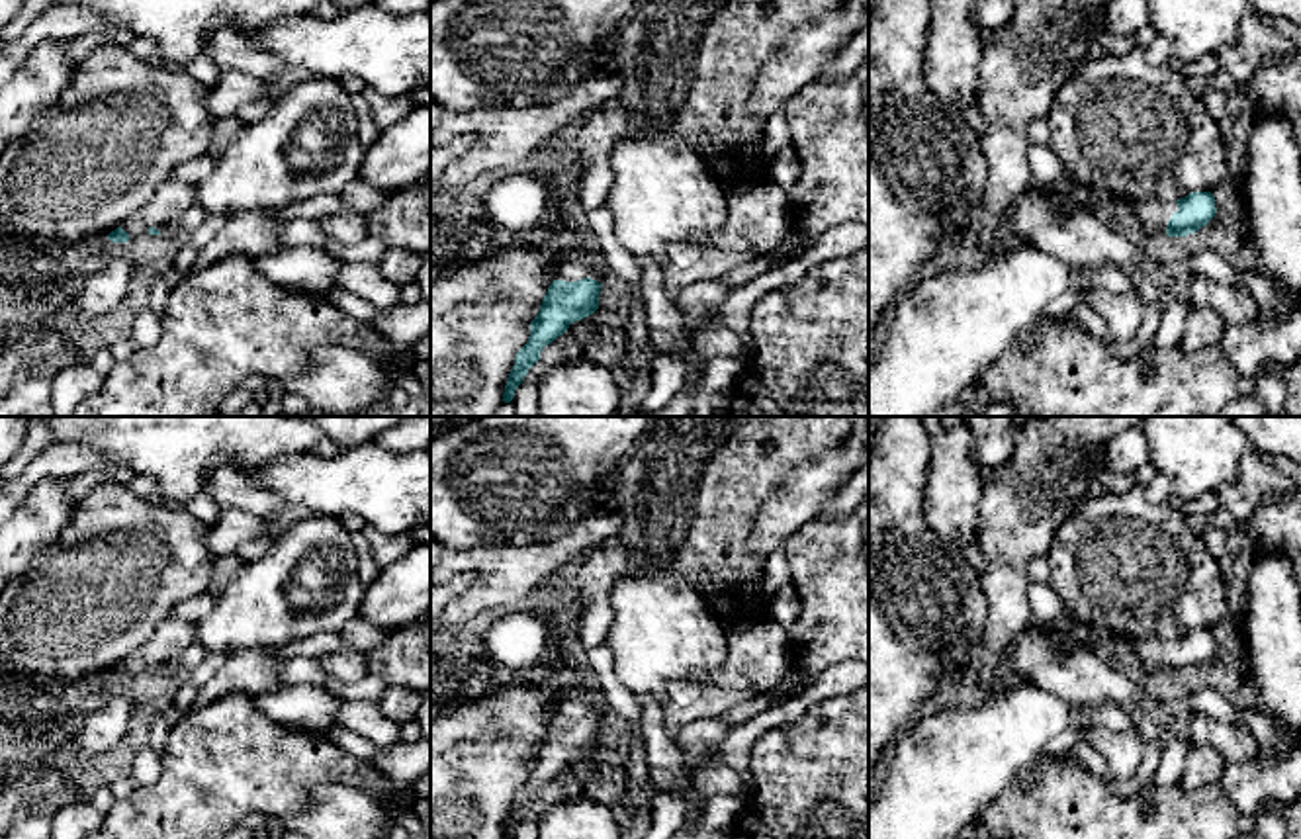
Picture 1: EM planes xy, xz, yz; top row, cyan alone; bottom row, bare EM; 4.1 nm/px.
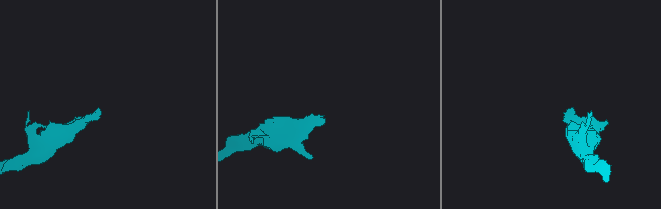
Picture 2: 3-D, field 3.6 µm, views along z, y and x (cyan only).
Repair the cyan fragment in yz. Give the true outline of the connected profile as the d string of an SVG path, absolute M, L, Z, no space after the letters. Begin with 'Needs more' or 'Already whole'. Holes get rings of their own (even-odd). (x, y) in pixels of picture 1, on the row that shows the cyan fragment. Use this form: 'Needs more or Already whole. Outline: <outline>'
Needs more. Outline: M1191 192L1176 201L1150 198L1131 205L1146 229L1168 237L1195 235L1215 217L1217 211L1211 192Z

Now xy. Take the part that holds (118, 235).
Needs more. Outline: M164 180L153 194L151 201L135 215L123 221L121 227L112 231L112 243L127 243L131 237L160 235L174 227L184 209L196 201L196 188L176 180Z

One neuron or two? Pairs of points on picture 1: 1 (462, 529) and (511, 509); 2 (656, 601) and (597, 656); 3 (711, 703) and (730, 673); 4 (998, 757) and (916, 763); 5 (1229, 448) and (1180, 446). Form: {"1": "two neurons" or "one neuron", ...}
{"1": "one neuron", "2": "two neurons", "3": "two neurons", "4": "one neuron", "5": "one neuron"}

